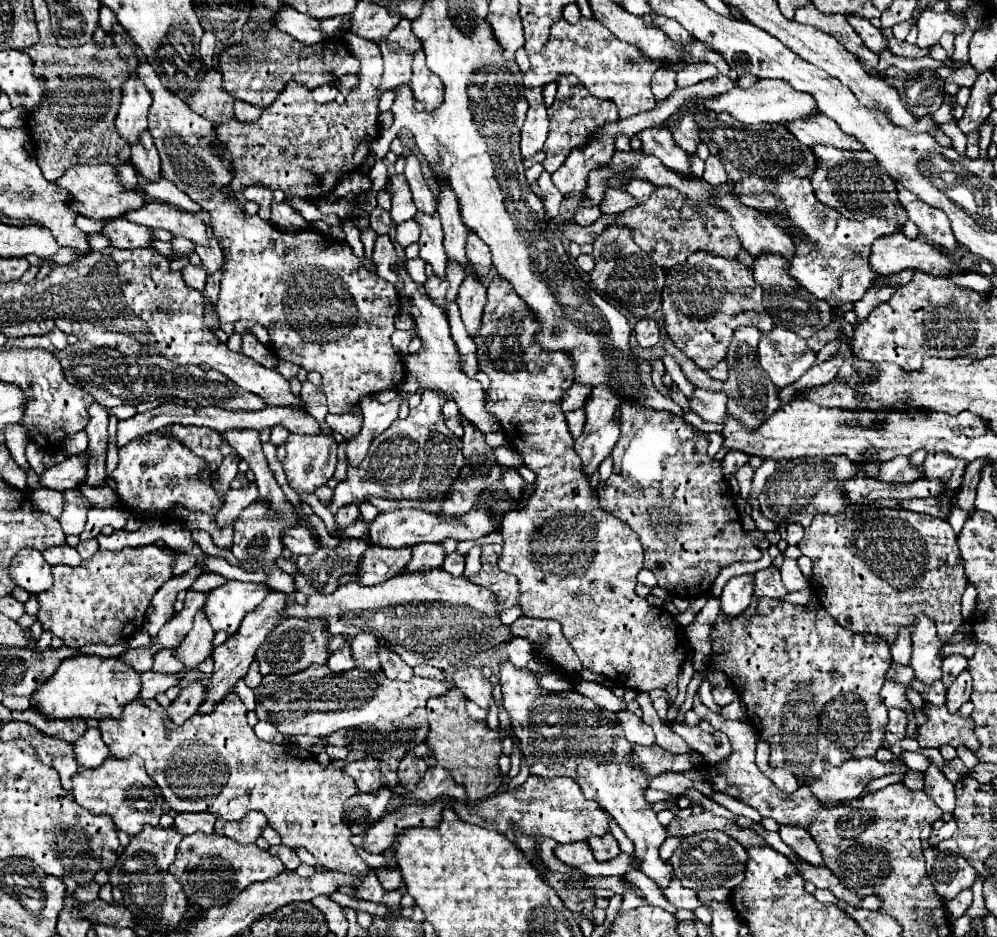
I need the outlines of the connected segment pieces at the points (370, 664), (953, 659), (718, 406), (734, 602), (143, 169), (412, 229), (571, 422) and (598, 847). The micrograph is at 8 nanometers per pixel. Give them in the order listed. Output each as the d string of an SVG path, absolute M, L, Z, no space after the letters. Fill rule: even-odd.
M358 633L352 639L352 651L358 669L366 669L372 673L382 671L378 661L378 639L372 633Z
M950 655L950 657L944 657L944 663L942 663L942 683L944 687L952 685L952 681L968 667L968 661L962 657L962 655Z
M694 389L694 397L690 397L688 405L690 405L690 411L700 415L704 421L722 423L722 417L728 417L726 395L722 391Z
M754 573L732 577L726 583L722 597L720 597L722 609L728 615L740 615L750 605L752 595L754 595Z
M142 131L138 141L132 145L132 163L148 181L160 179L160 157L152 143L150 131Z
M414 219L400 223L398 229L396 229L395 241L404 248L408 247L410 243L418 242L418 237L420 237L420 229L418 229L418 223Z
M576 409L576 411L566 413L566 421L568 421L568 429L570 429L572 437L574 437L574 439L578 439L578 437L580 437L580 433L582 433L582 427L584 427L584 423L586 423L584 409Z
M608 833L604 837L590 837L588 841L590 841L590 847L592 847L596 861L610 861L620 853L618 841L612 837L612 833Z

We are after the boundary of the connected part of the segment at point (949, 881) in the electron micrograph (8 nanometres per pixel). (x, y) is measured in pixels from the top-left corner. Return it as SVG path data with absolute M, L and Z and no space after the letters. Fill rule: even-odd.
M928 847L924 851L924 857L928 867L928 877L942 901L950 901L960 891L972 887L976 871L962 857L938 851L936 847Z

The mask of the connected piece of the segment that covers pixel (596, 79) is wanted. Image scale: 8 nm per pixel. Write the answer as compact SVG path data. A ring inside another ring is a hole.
M560 19L550 29L550 41L544 45L540 53L534 53L530 57L530 69L524 75L524 93L530 103L522 133L520 133L520 147L522 157L532 157L538 153L548 137L548 115L542 99L542 87L548 81L556 81L558 75L570 73L580 79L580 83L590 91L590 95L598 99L614 101L620 113L620 119L628 119L636 113L650 111L656 105L656 99L650 91L650 79L654 71L662 67L660 59L646 57L638 47L630 43L618 41L610 29L606 29L598 19L580 19L578 23L568 23L566 19Z

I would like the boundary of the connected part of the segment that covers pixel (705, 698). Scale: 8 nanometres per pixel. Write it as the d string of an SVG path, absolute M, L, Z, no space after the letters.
M702 681L702 685L700 685L700 691L698 691L698 695L700 695L700 701L710 709L710 711L714 711L714 713L720 713L720 707L716 705L716 701L712 699L712 691L710 691L710 685L708 685L708 681Z

